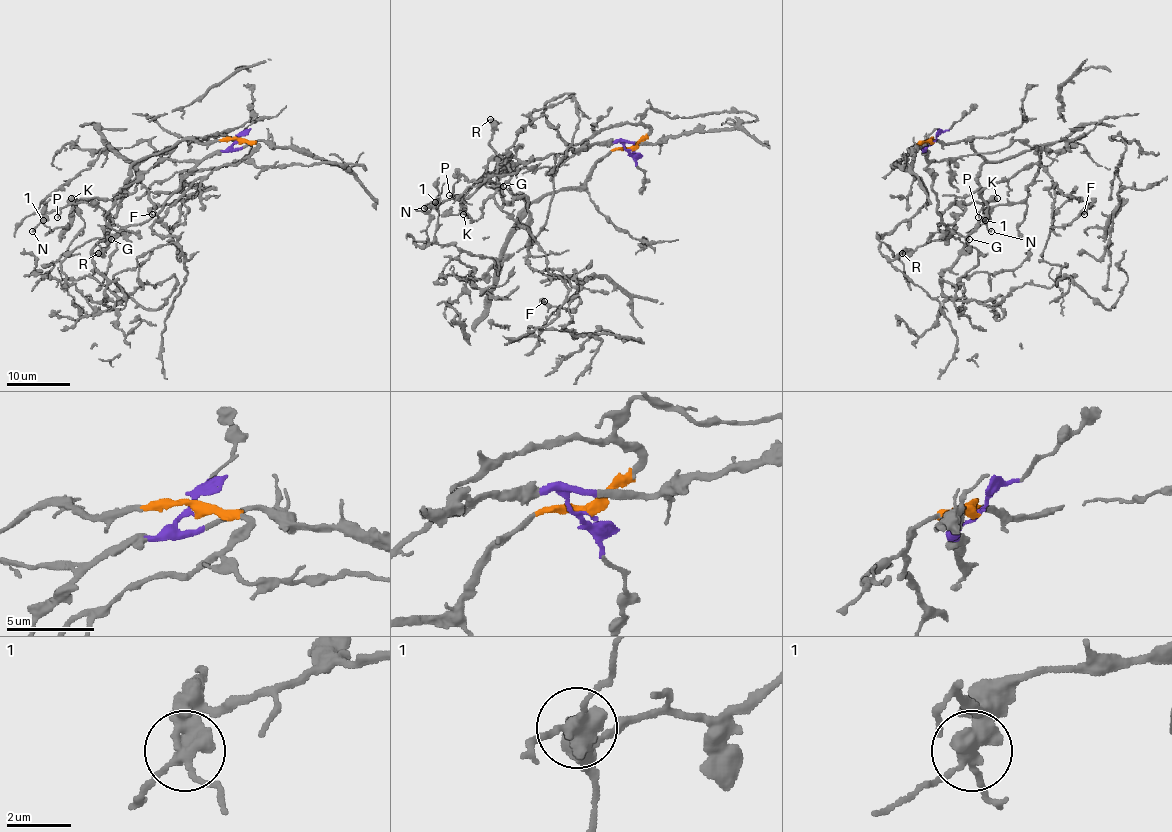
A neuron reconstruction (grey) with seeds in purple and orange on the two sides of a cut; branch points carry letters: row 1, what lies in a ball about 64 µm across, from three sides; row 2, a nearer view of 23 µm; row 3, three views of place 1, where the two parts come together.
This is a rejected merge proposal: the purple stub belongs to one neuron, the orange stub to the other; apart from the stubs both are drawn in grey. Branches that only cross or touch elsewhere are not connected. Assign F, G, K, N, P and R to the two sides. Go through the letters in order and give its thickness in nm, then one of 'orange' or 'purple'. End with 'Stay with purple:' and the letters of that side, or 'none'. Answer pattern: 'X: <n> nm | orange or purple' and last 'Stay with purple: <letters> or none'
F: 300 nm | orange
G: 110 nm | orange
K: 550 nm | purple
N: 190 nm | purple
P: 180 nm | purple
R: 650 nm | purple
Stay with purple: K, N, P, R

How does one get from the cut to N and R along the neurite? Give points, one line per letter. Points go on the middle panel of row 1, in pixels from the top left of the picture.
N: (630, 150), (619, 142), (599, 142), (510, 165), (494, 181), (487, 178), (461, 200), (430, 202), (423, 208)
R: (630, 150), (619, 142), (599, 142), (532, 161), (504, 164), (490, 145), (490, 118)

